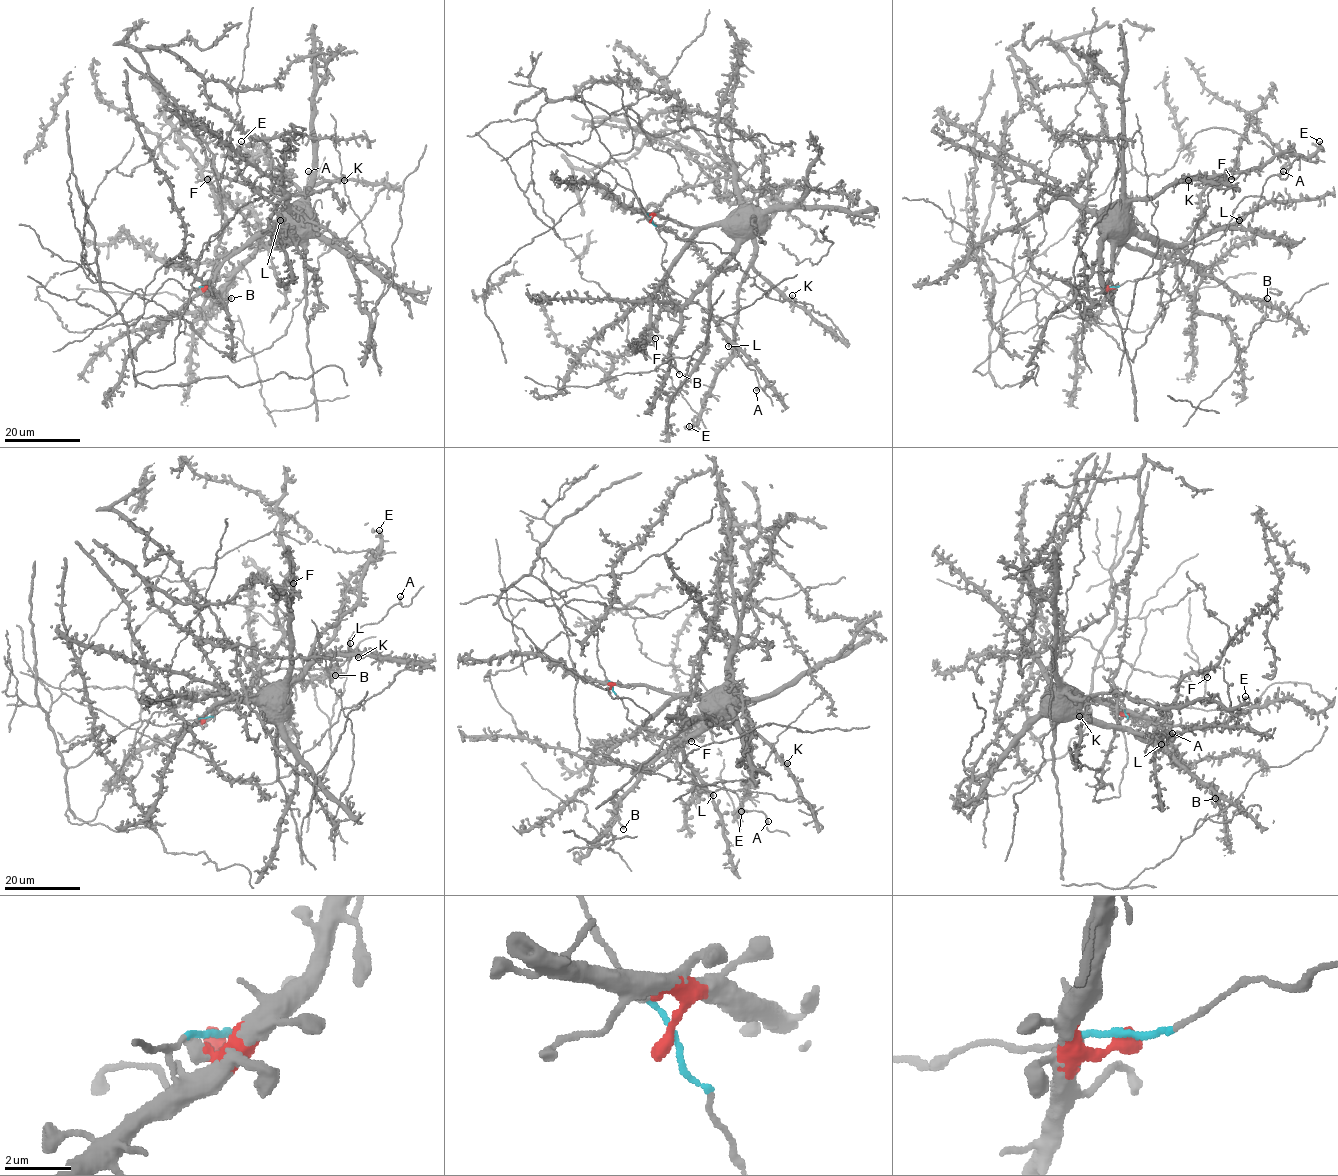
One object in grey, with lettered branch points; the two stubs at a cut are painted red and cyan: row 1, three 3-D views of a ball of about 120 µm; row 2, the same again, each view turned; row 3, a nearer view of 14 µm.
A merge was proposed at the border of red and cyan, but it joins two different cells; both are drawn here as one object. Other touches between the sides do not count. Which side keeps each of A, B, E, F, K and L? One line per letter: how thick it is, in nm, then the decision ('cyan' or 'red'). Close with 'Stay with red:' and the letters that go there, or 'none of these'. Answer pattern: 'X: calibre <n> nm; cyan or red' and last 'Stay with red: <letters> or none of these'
A: calibre 480 nm; cyan
B: calibre 460 nm; red
E: calibre 160 nm; red
F: calibre 300 nm; red
K: calibre 440 nm; red
L: calibre 320 nm; red
Stay with red: B, E, F, K, L

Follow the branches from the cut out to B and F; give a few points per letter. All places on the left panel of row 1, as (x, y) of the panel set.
B: (203, 286), (220, 265), (265, 233), (287, 231), (269, 240), (234, 272), (222, 297), (231, 298)
F: (203, 286), (246, 245), (225, 255), (216, 252), (224, 219), (215, 193), (203, 179), (207, 179)

